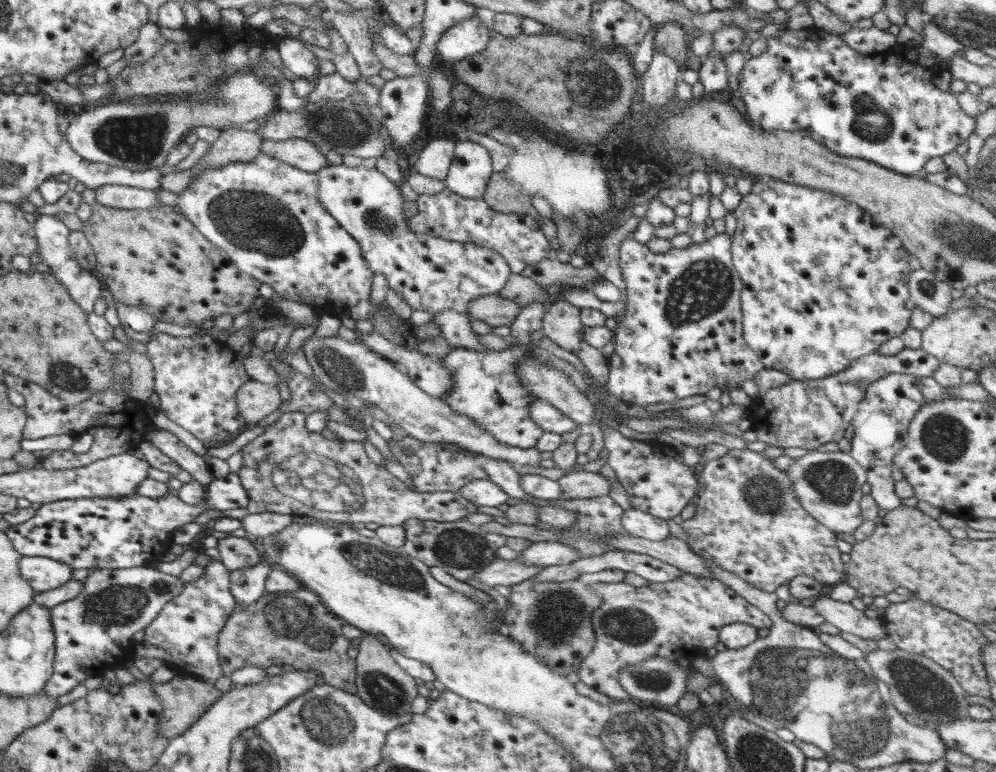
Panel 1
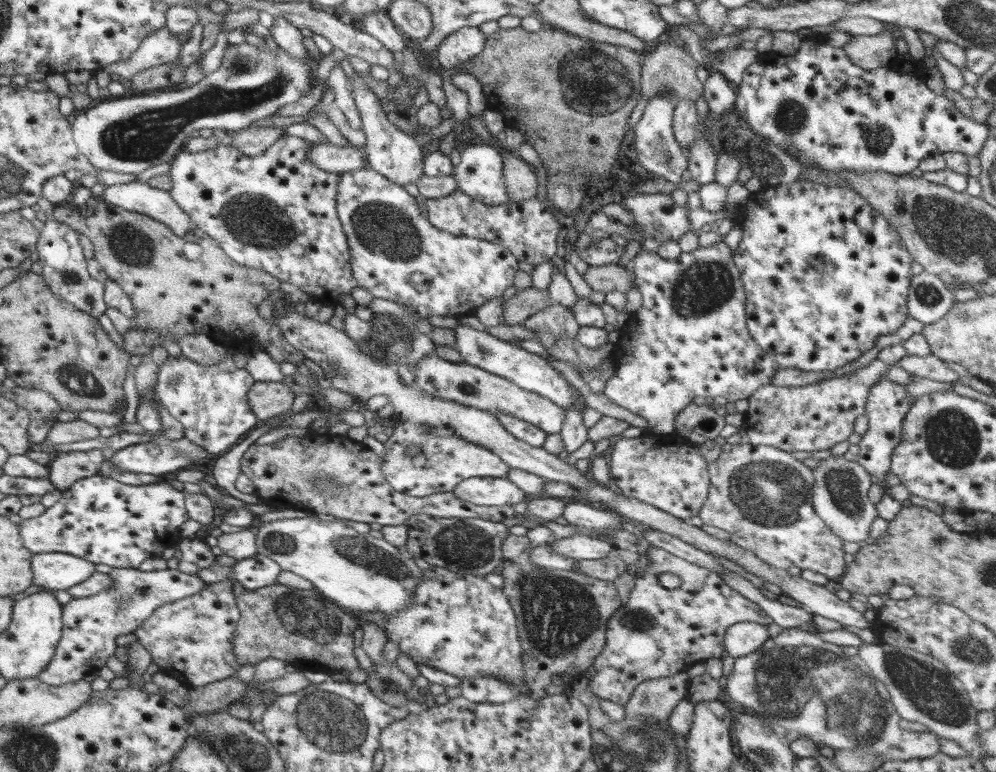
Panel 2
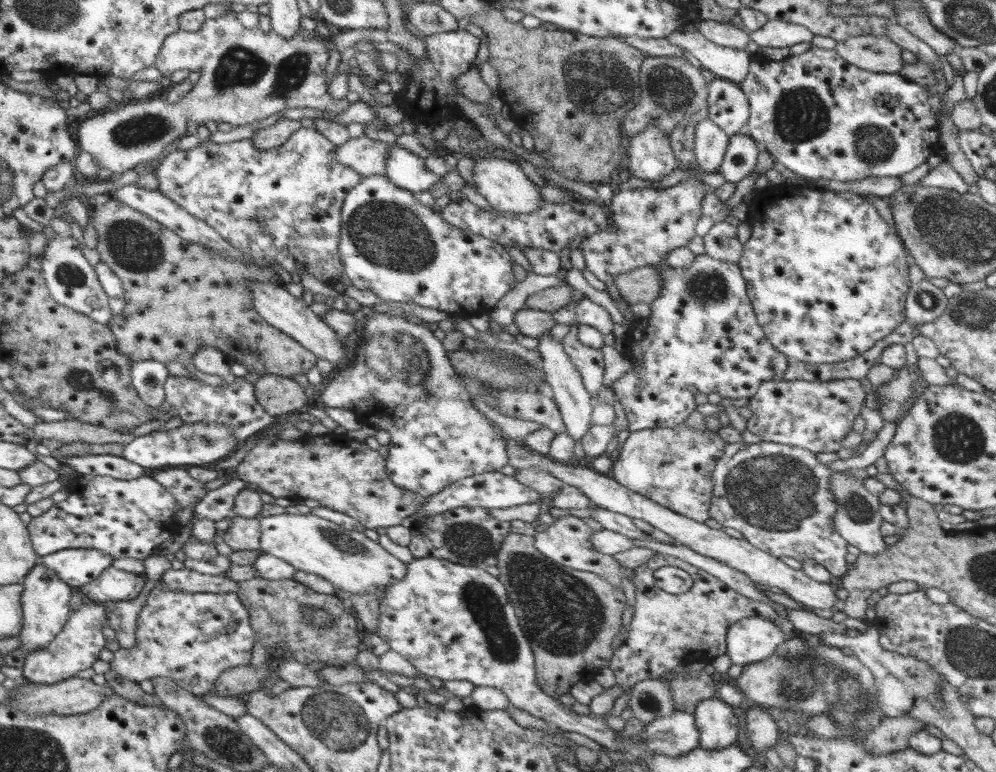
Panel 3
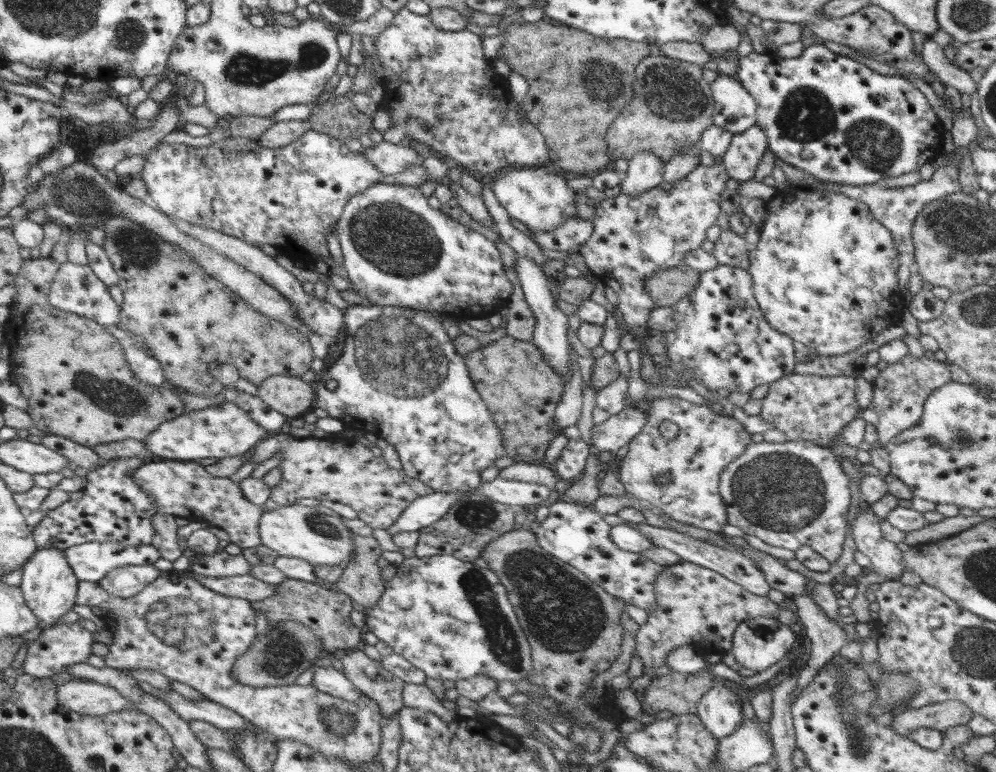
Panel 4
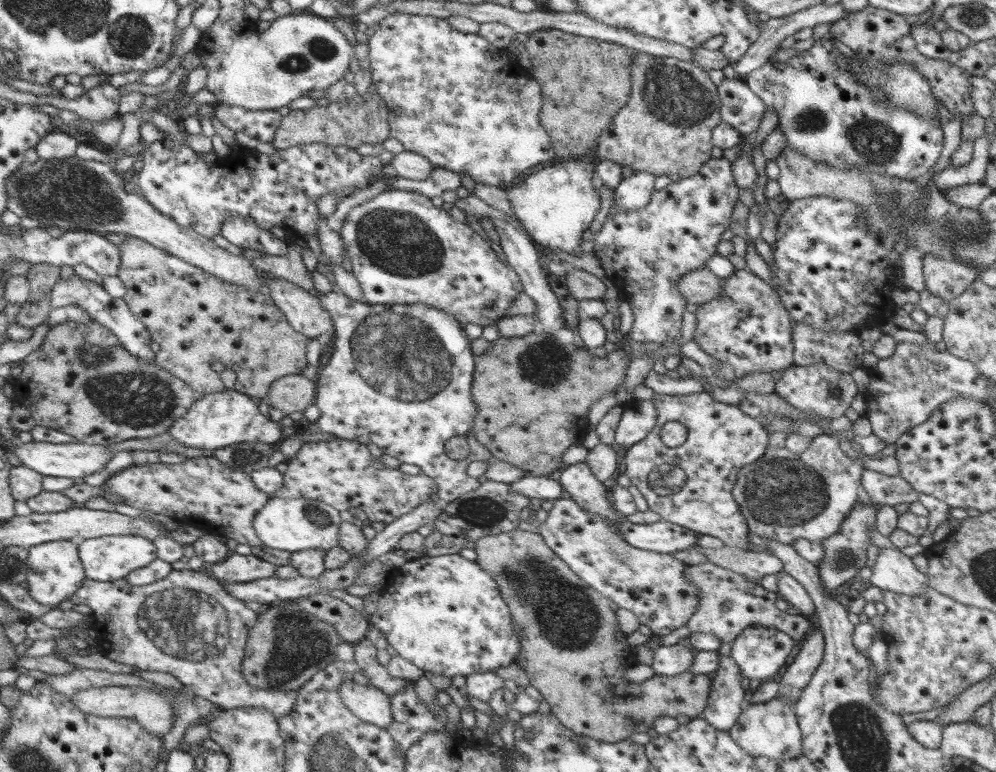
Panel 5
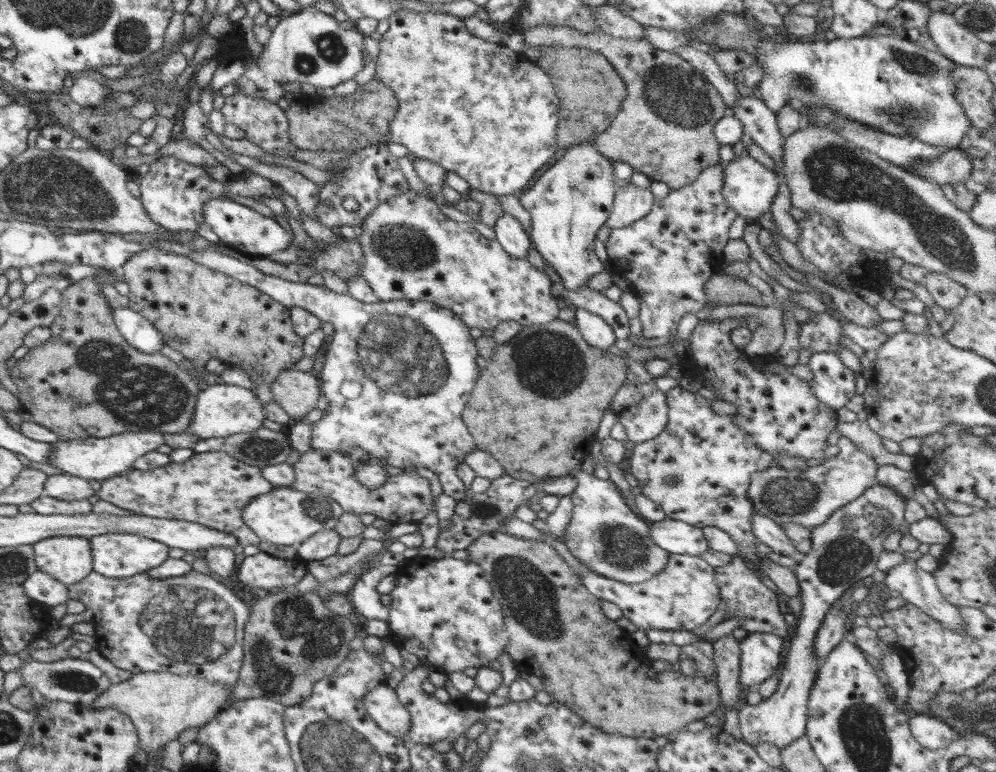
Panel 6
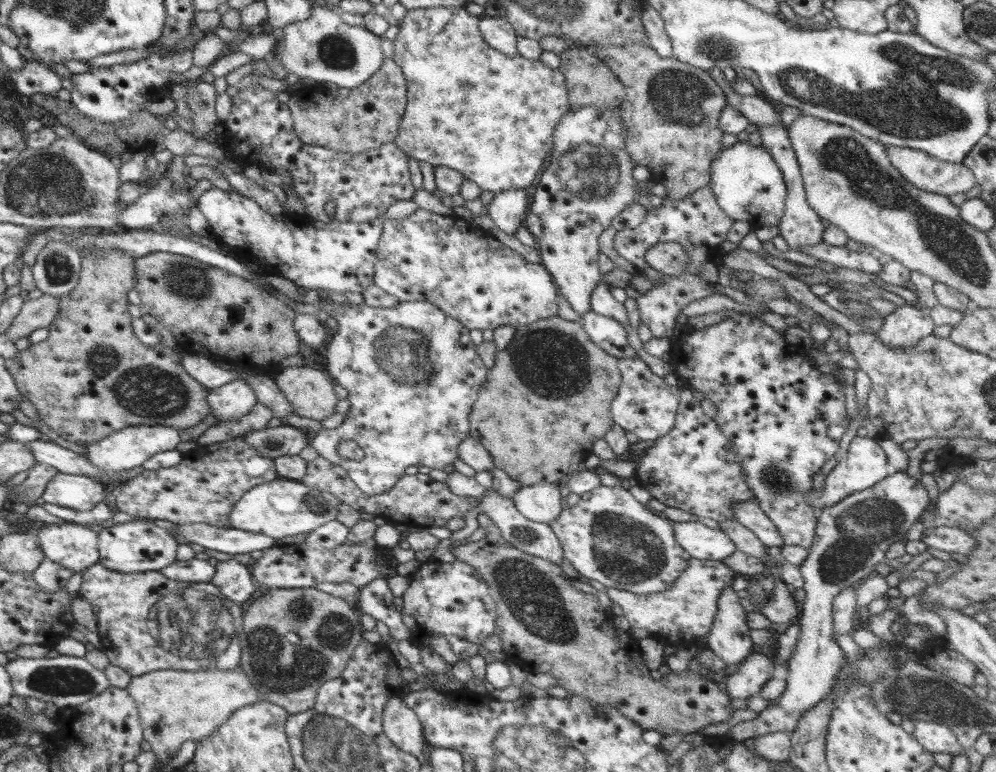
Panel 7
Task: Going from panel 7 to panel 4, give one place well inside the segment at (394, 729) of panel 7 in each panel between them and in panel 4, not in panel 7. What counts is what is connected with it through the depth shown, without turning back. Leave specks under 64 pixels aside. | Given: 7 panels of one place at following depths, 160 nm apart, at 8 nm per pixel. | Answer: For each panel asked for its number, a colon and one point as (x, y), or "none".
4: (326, 679)
5: (367, 702)
6: (382, 704)

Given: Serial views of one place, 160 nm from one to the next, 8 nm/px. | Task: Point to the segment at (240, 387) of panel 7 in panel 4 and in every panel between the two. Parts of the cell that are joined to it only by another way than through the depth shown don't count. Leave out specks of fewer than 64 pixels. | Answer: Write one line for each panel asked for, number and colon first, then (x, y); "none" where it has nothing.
4: (220, 431)
5: (215, 420)
6: (222, 409)

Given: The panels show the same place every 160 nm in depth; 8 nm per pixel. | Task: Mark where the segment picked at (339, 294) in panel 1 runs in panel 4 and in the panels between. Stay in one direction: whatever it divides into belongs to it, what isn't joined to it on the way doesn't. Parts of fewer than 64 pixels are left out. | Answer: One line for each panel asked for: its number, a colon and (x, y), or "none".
2: (276, 212)
3: (283, 205)
4: (289, 197)

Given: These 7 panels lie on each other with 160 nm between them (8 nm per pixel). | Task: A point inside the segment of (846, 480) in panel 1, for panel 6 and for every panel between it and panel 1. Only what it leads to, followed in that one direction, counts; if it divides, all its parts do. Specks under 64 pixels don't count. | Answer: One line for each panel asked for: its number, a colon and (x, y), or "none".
2: (840, 491)
3: (857, 520)
4: (886, 558)
5: (895, 571)
6: (918, 587)

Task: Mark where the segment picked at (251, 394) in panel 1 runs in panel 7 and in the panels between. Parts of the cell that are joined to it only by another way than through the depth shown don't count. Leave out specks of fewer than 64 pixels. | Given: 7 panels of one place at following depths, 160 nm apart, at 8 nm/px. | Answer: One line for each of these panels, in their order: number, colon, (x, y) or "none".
2: (267, 399)
3: (276, 394)
4: (290, 396)
5: (293, 392)
6: (297, 392)
7: (310, 391)

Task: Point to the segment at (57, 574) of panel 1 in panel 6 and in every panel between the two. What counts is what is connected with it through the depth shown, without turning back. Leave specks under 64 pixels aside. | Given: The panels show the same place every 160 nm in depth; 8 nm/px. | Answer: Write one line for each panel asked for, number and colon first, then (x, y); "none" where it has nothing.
2: (52, 570)
3: (76, 567)
4: (90, 562)
5: (107, 558)
6: (117, 556)

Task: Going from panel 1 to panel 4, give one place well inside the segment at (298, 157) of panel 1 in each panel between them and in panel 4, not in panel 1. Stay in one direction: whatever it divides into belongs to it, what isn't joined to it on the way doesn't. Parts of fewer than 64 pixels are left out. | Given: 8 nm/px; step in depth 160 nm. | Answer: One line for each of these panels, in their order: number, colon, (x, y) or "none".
2: (331, 158)
3: (367, 157)
4: (390, 159)

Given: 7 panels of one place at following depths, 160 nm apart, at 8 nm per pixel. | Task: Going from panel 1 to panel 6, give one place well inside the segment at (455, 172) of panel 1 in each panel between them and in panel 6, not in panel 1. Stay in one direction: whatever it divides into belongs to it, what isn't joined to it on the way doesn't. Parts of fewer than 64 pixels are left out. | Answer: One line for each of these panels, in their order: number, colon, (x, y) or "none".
2: (479, 174)
3: (499, 179)
4: (539, 198)
5: (556, 205)
6: (569, 203)

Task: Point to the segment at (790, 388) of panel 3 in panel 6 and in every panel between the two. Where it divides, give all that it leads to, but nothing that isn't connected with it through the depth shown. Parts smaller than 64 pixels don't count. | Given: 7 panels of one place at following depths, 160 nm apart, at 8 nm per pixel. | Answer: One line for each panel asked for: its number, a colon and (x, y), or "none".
4: (814, 408)
5: (818, 390)
6: (833, 384)

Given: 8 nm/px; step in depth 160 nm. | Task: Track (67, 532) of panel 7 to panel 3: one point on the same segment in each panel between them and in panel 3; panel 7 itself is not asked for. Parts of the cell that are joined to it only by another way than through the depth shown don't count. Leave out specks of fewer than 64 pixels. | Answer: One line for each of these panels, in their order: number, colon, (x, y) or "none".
3: (45, 601)
4: (49, 587)
5: (54, 574)
6: (68, 559)

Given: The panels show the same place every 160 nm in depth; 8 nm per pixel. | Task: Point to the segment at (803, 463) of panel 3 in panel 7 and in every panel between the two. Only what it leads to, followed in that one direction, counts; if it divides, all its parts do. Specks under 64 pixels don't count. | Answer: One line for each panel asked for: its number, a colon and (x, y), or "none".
4: (794, 494)
5: (783, 496)
6: (807, 498)
7: (865, 463)

